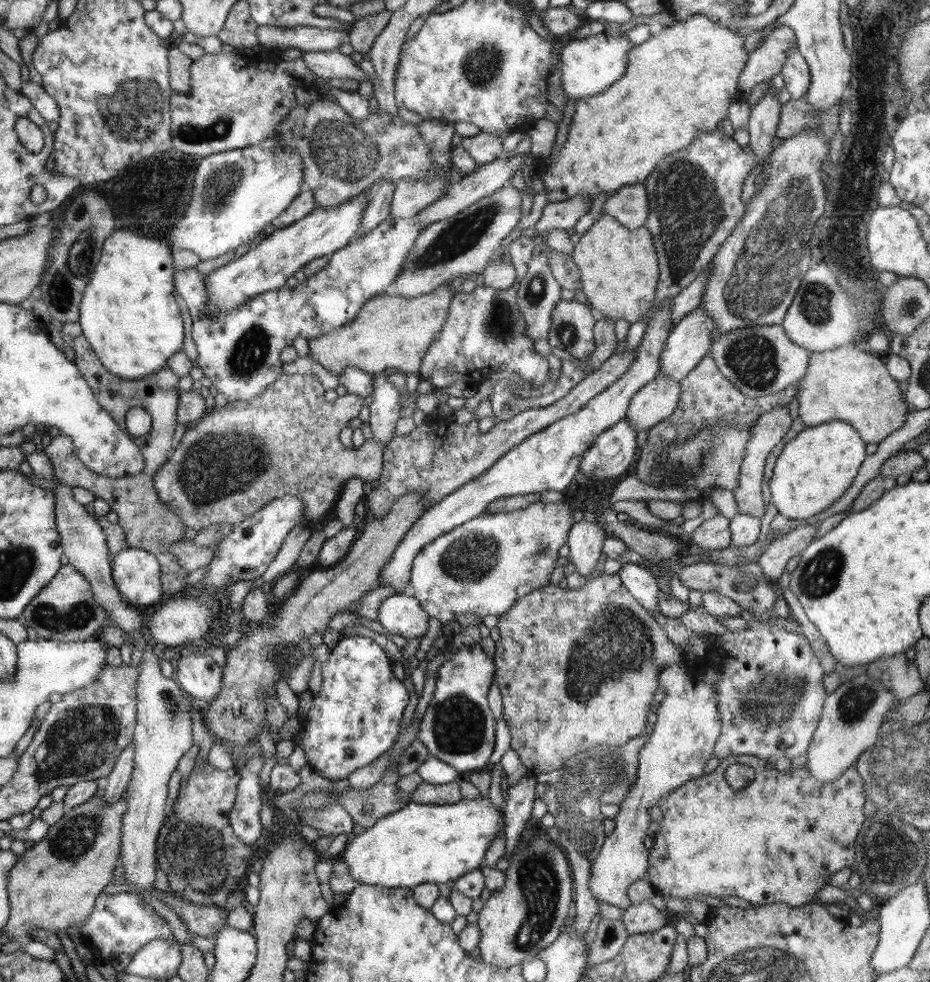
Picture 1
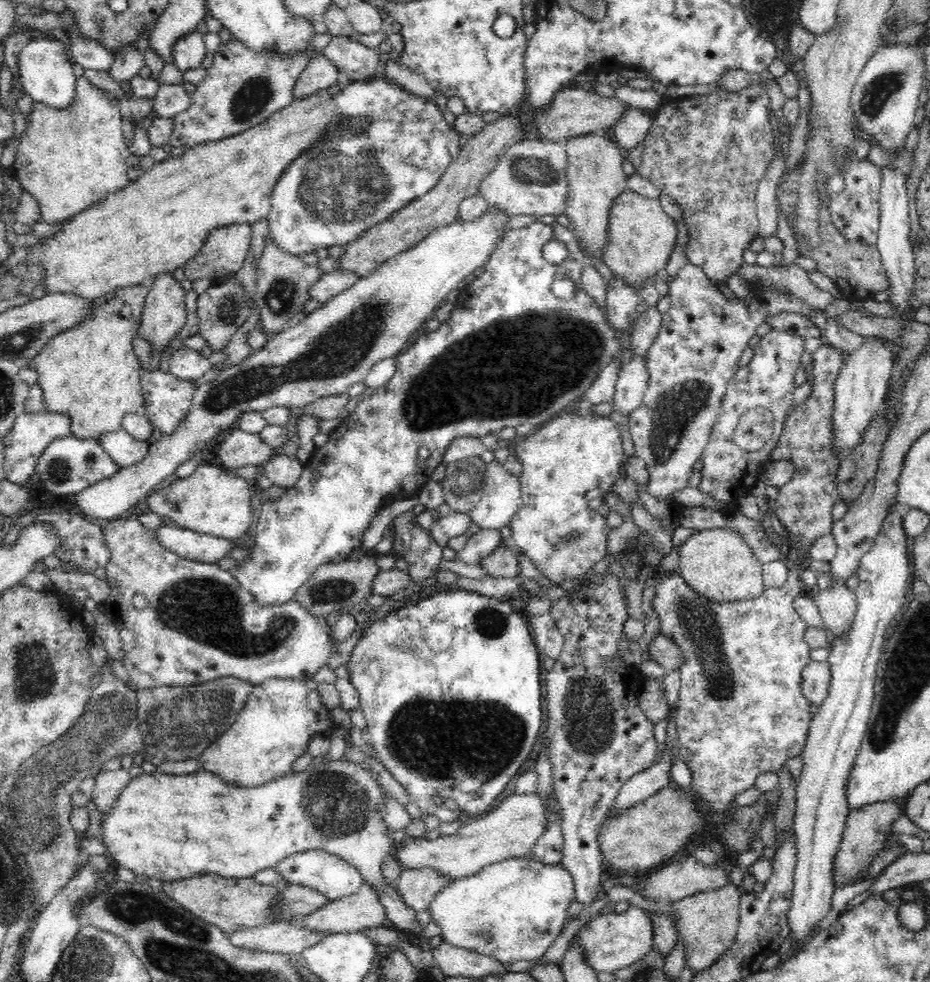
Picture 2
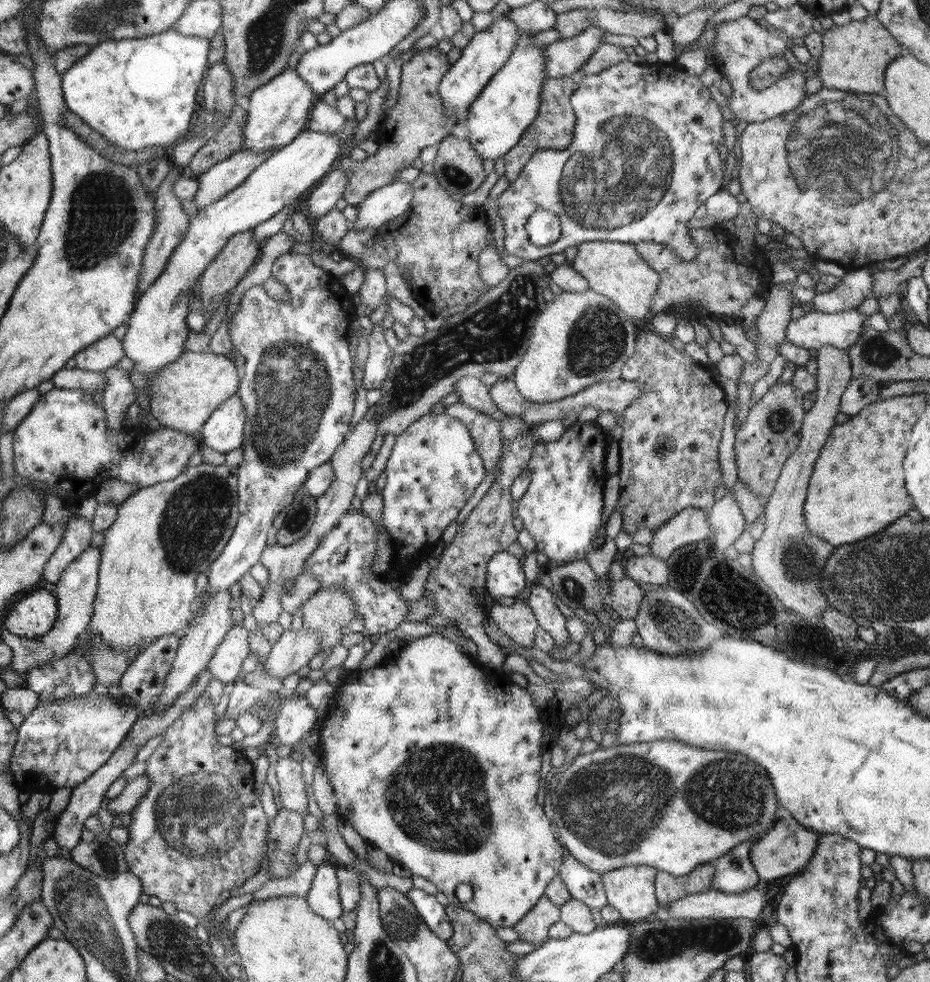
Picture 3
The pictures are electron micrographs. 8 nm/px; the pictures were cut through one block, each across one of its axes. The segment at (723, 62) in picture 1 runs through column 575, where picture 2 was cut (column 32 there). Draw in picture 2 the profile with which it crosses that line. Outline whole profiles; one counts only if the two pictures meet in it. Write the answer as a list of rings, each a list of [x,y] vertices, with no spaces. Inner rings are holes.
[[[83,76],[76,80],[76,91],[75,102],[66,108],[52,108],[34,101],[33,111],[26,118],[27,128],[21,135],[15,160],[11,165],[23,190],[38,201],[42,220],[54,226],[62,226],[64,222],[74,218],[74,214],[80,214],[94,202],[100,202],[106,194],[120,190],[131,182],[126,175],[126,158],[131,153],[122,131],[119,101],[111,93],[103,92],[108,90],[100,89]]]

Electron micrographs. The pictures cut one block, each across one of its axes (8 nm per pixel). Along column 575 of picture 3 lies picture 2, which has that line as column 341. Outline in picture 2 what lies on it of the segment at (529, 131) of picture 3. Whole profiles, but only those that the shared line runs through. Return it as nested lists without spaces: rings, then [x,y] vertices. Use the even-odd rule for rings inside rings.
[[[342,77],[329,89],[321,90],[321,92],[311,95],[306,99],[295,99],[294,102],[286,106],[285,109],[274,112],[274,114],[264,122],[254,125],[252,128],[240,134],[234,134],[234,136],[218,141],[208,141],[204,144],[196,145],[189,149],[187,148],[185,153],[181,156],[168,156],[166,160],[162,160],[162,162],[155,162],[150,170],[145,170],[142,176],[136,180],[132,180],[128,183],[128,186],[106,194],[100,202],[94,202],[92,206],[88,206],[86,210],[82,210],[80,214],[74,214],[74,218],[70,218],[70,220],[64,222],[62,226],[59,226],[59,224],[56,225],[57,230],[52,237],[44,239],[44,242],[40,244],[32,244],[32,246],[28,248],[26,263],[38,263],[38,265],[42,265],[42,269],[46,269],[46,278],[42,280],[42,284],[48,289],[48,294],[76,294],[88,300],[96,300],[103,295],[113,293],[118,288],[128,285],[145,284],[150,278],[162,272],[173,274],[176,268],[184,269],[186,262],[190,262],[190,260],[198,254],[198,250],[202,248],[202,244],[204,244],[204,240],[208,238],[210,230],[232,224],[252,224],[263,218],[267,218],[271,209],[271,194],[280,176],[284,174],[286,166],[290,166],[290,162],[294,162],[294,158],[298,158],[302,152],[306,152],[306,148],[310,148],[314,142],[320,142],[324,136],[328,136],[328,130],[330,130],[334,124],[338,124],[338,122],[342,120],[342,115],[340,115],[340,111],[336,109],[336,105],[330,104],[329,101],[332,101],[333,97],[336,97],[346,84],[350,84],[350,79]]]

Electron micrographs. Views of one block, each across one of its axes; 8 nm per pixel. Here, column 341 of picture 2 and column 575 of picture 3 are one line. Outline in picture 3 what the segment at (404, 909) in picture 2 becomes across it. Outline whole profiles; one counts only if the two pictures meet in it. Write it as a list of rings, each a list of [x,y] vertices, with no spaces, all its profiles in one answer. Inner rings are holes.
[[[664,739],[625,745],[614,744],[609,748],[599,748],[594,752],[579,754],[568,770],[562,773],[562,777],[558,780],[558,784],[556,784],[556,788],[553,791],[552,808],[555,816],[552,824],[555,827],[559,844],[567,853],[576,857],[579,863],[601,875],[624,866],[646,865],[652,866],[657,871],[672,874],[675,877],[686,876],[697,866],[713,863],[718,857],[734,848],[734,846],[750,838],[762,836],[774,824],[779,806],[775,790],[771,786],[766,770],[745,754],[734,754],[732,751],[706,750],[702,749],[702,747],[694,747],[680,742],[678,739]]]

